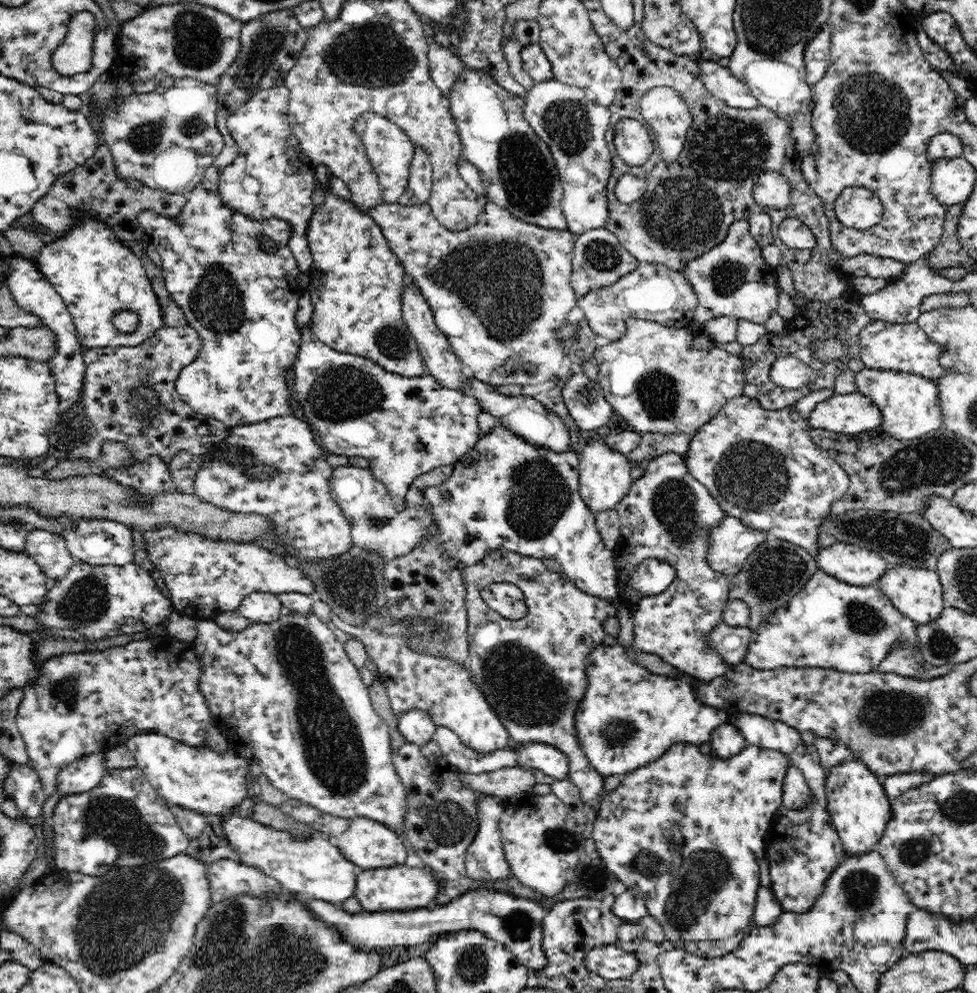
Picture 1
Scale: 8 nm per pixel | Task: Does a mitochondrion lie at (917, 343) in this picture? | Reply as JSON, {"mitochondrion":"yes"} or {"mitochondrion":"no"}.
{"mitochondrion":"no"}

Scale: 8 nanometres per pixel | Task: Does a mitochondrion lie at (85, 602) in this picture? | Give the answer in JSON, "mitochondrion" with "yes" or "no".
{"mitochondrion":"yes"}

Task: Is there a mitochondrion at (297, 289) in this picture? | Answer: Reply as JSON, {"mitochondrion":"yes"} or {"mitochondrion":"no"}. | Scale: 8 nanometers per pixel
{"mitochondrion":"no"}

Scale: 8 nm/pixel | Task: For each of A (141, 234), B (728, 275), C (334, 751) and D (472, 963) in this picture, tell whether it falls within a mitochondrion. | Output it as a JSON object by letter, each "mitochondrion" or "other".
{"A":"other","B":"mitochondrion","C":"mitochondrion","D":"mitochondrion"}

